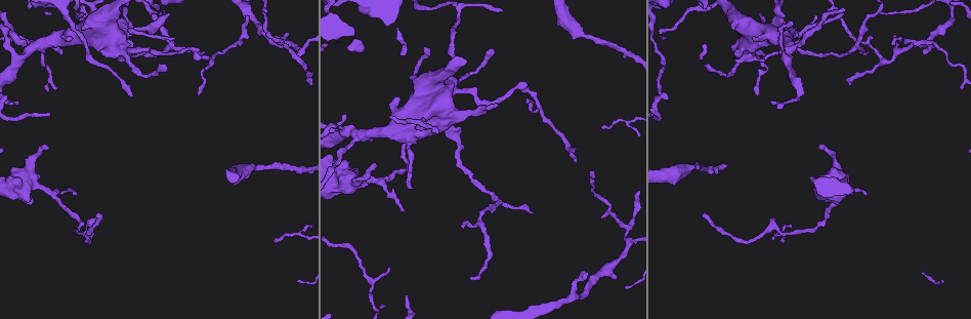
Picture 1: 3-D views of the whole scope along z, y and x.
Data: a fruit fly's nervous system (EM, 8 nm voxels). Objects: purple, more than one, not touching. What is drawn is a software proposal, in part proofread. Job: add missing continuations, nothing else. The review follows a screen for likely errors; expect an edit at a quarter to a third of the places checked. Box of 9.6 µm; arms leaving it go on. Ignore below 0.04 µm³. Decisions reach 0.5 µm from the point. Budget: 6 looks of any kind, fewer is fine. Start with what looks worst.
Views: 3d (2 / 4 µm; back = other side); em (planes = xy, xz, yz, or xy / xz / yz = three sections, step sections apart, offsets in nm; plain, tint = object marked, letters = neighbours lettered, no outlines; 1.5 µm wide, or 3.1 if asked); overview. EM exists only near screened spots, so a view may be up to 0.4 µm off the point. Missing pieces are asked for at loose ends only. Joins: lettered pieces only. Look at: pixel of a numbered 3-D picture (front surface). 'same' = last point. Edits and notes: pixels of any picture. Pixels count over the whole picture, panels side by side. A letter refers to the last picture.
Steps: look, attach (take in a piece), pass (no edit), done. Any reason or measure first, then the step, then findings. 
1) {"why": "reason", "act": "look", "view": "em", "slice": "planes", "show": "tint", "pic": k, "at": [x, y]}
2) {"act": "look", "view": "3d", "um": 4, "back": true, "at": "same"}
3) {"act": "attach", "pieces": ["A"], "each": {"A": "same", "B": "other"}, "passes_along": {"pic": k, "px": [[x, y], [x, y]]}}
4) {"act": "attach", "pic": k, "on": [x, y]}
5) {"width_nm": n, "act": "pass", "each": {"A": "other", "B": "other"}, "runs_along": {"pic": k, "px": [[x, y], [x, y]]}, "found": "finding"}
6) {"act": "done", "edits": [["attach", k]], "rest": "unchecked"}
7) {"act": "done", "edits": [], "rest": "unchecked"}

{"why": "an open end", "act": "look", "view": "3d", "um": 2, "back": true, "pic": 1, "at": [375, 163]}

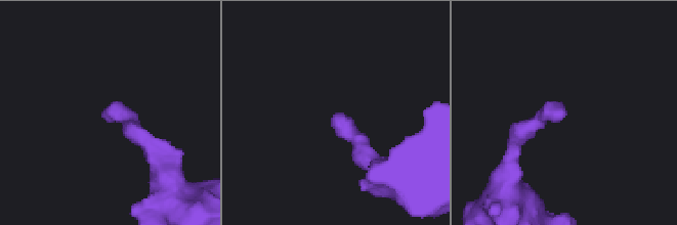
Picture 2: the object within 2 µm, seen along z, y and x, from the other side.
{"act": "look", "view": "em", "slice": "xy", "step": 8, "show": "tint", "pic": 2, "at": [564, 115]}

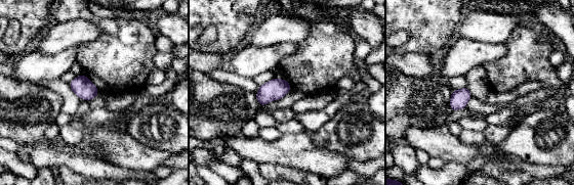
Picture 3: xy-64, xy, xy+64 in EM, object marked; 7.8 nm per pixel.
{"why": "what lies round it", "act": "look", "view": "em", "slice": "xy", "step": 8, "show": "letters", "at": "same"}

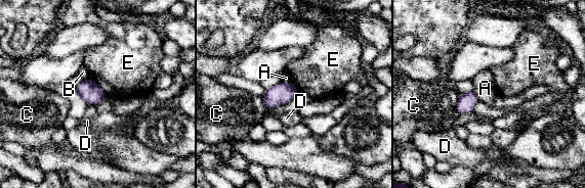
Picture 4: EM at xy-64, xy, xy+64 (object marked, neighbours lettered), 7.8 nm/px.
{"act": "pass", "each": {"A": "other", "B": "other", "C": "other", "D": "other", "E": "other"}, "border": {"pic": 4, "px": [[90, 79], [95, 83]]}, "found": "no lettered piece goes on from it"}

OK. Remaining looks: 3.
{"why": "free end", "act": "look", "view": "em", "slice": "planes", "show": "tint", "pic": 1, "at": [815, 17]}

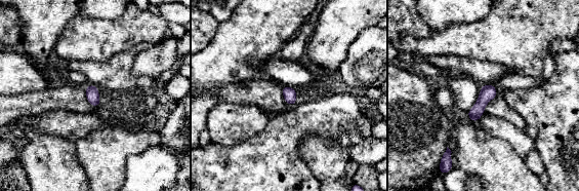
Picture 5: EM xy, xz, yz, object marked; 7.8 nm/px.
{"act": "look", "view": "em", "slice": "planes", "show": "letters", "at": "same"}

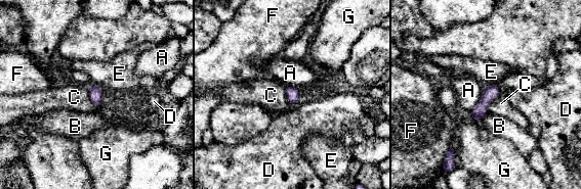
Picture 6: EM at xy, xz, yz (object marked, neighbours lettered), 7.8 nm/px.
{"act": "pass", "each": {"A": "other", "B": "other", "C": "other", "D": "other", "E": "other", "F": "other", "G": "other"}, "border": {"pic": 6, "px": [[88, 87], [90, 100], [101, 105]]}, "found": "none of them fits"}

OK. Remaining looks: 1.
{"act": "done", "edits": [], "rest": "unchecked"}

